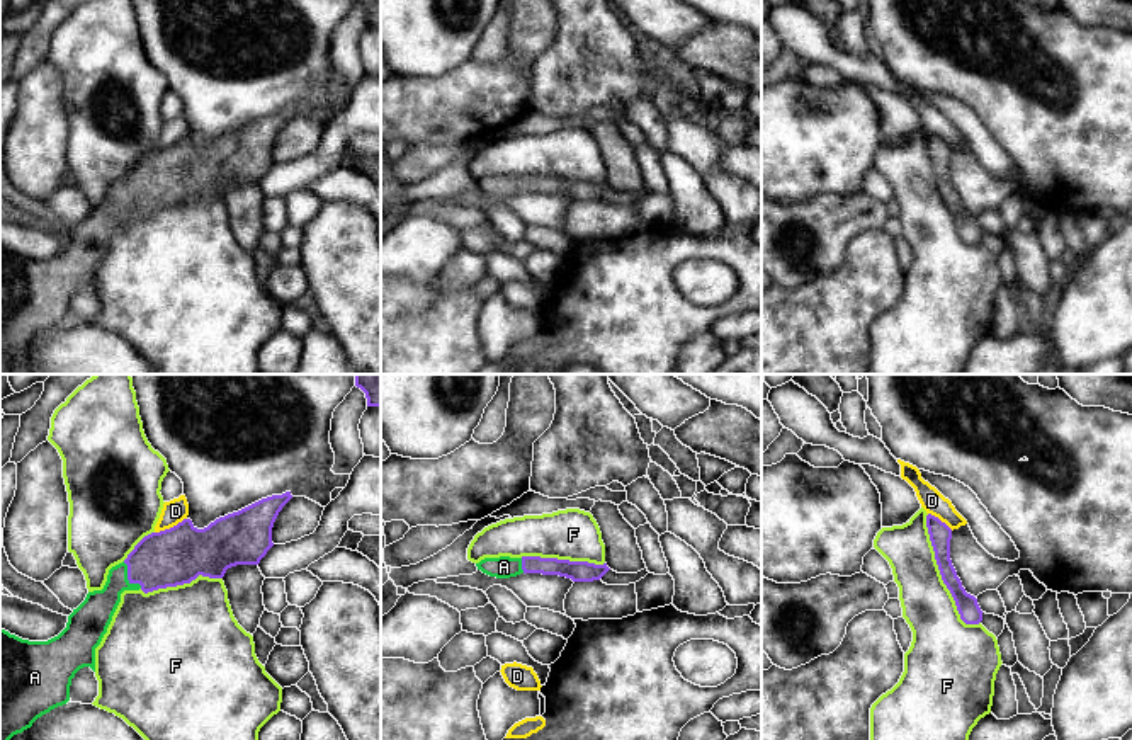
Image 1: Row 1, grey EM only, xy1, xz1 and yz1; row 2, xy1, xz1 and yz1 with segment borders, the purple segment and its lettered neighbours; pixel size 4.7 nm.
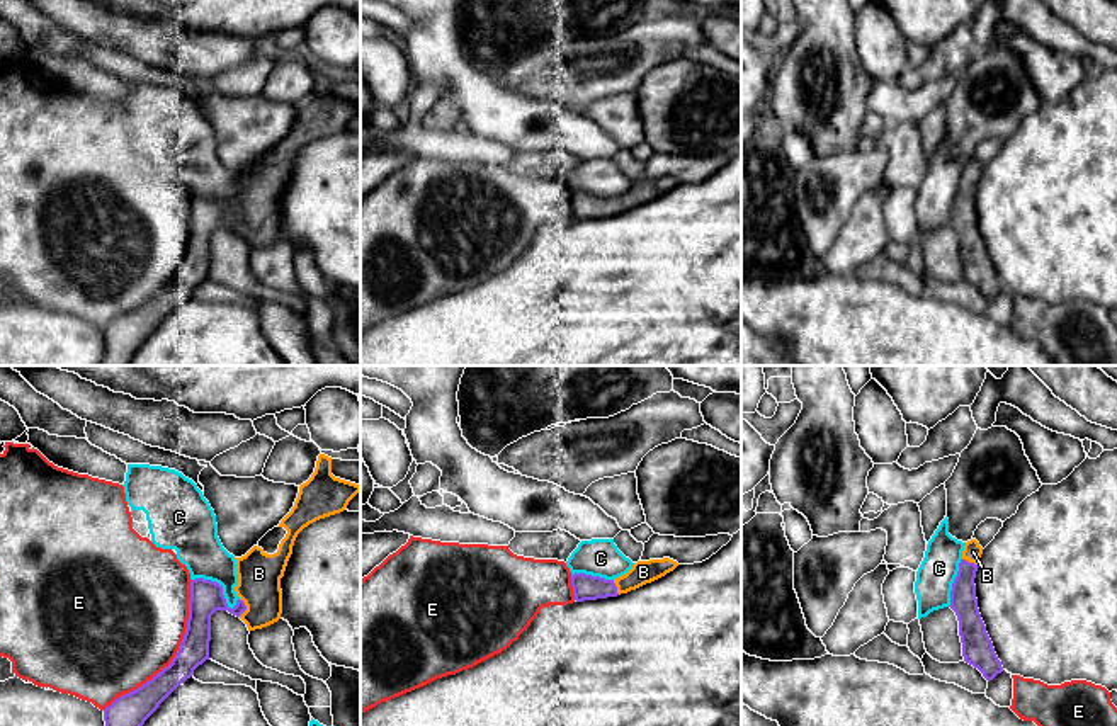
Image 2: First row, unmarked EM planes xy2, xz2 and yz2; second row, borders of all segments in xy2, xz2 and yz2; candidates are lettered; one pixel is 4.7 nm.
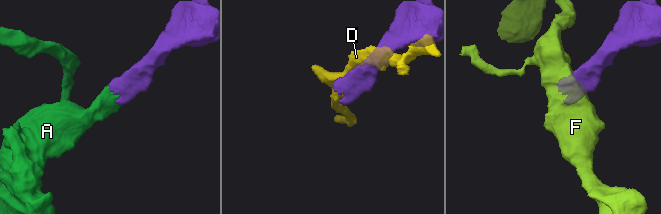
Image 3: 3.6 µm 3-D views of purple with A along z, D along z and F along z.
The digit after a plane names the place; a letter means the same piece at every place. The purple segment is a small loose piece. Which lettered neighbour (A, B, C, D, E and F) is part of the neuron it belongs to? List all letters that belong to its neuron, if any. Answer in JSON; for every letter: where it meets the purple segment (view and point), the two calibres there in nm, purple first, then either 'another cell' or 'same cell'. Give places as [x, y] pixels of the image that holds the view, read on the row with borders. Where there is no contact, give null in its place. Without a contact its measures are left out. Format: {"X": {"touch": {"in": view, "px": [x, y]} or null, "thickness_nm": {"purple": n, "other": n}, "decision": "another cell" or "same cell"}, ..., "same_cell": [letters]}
{"A": {"touch": {"in": "xy1", "px": [128, 577]}, "thickness_nm": {"purple": 280, "other": 170}, "decision": "same cell"}, "B": {"touch": {"in": "xy2", "px": [245, 607]}, "thickness_nm": {"purple": 160, "other": 200}, "decision": "same cell"}, "C": {"touch": {"in": "xy2", "px": [221, 589]}, "thickness_nm": {"purple": 160, "other": 220}, "decision": "another cell"}, "D": {"touch": {"in": "xy1", "px": [170, 528]}, "thickness_nm": {"purple": 280, "other": 110}, "decision": "another cell"}, "E": {"touch": {"in": "xy2", "px": [175, 655]}, "thickness_nm": {"purple": 140, "other": 480}, "decision": "another cell"}, "F": {"touch": {"in": "yz1", "px": [940, 574]}, "thickness_nm": {"purple": 110, "other": 240}, "decision": "another cell"}, "same_cell": ["A", "B"]}

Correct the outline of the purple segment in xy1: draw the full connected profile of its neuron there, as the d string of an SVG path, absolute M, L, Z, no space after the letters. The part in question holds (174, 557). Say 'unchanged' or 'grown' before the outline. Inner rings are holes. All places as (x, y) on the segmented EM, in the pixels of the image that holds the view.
grown; M291 492L262 498L238 512L216 519L204 529L197 529L190 519L177 526L144 536L127 558L112 566L102 590L88 592L85 601L68 616L66 628L48 641L29 641L0 628L0 740L10 740L14 735L31 728L32 723L51 709L70 701L70 686L75 674L90 667L95 672L95 648L100 645L112 616L121 602L124 590L143 590L144 594L190 583L199 575L223 578L226 570L236 565L258 565L274 546L272 527L282 507L292 498Z

